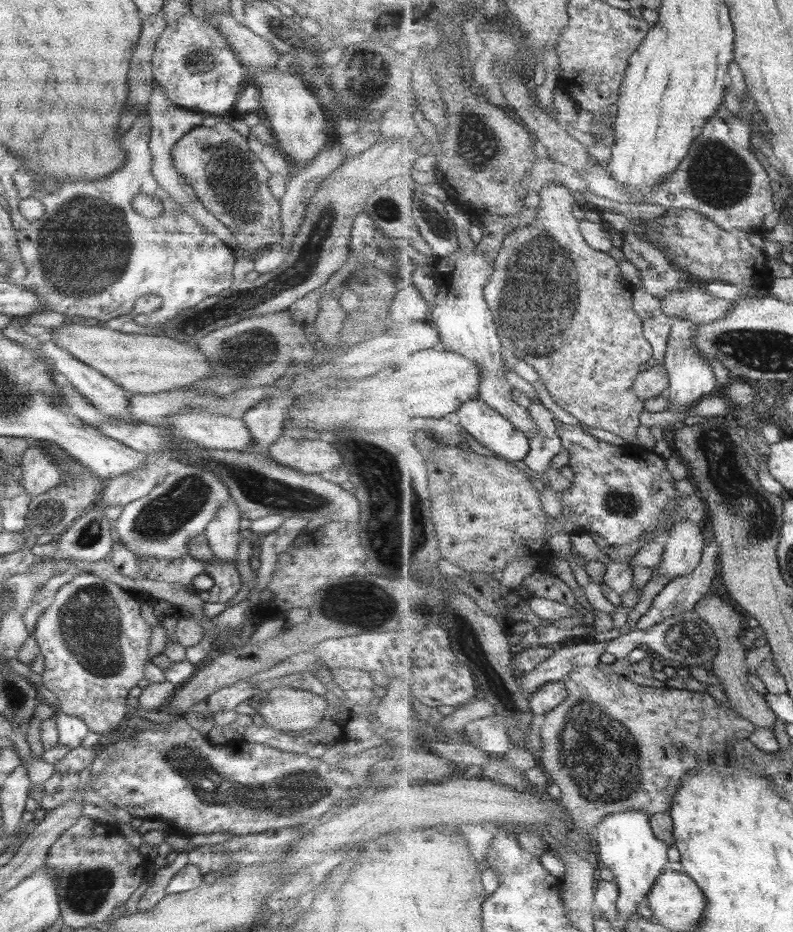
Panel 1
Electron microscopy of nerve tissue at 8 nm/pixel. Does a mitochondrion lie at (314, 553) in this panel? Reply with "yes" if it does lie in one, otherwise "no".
no

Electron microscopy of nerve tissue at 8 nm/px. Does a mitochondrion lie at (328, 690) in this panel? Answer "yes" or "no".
no

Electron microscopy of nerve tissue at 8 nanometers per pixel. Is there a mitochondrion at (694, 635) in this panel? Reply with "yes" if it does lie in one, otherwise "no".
yes

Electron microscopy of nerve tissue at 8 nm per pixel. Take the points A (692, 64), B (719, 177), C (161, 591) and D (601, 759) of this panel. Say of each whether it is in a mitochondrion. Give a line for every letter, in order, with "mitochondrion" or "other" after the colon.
A: other
B: mitochondrion
C: other
D: mitochondrion

